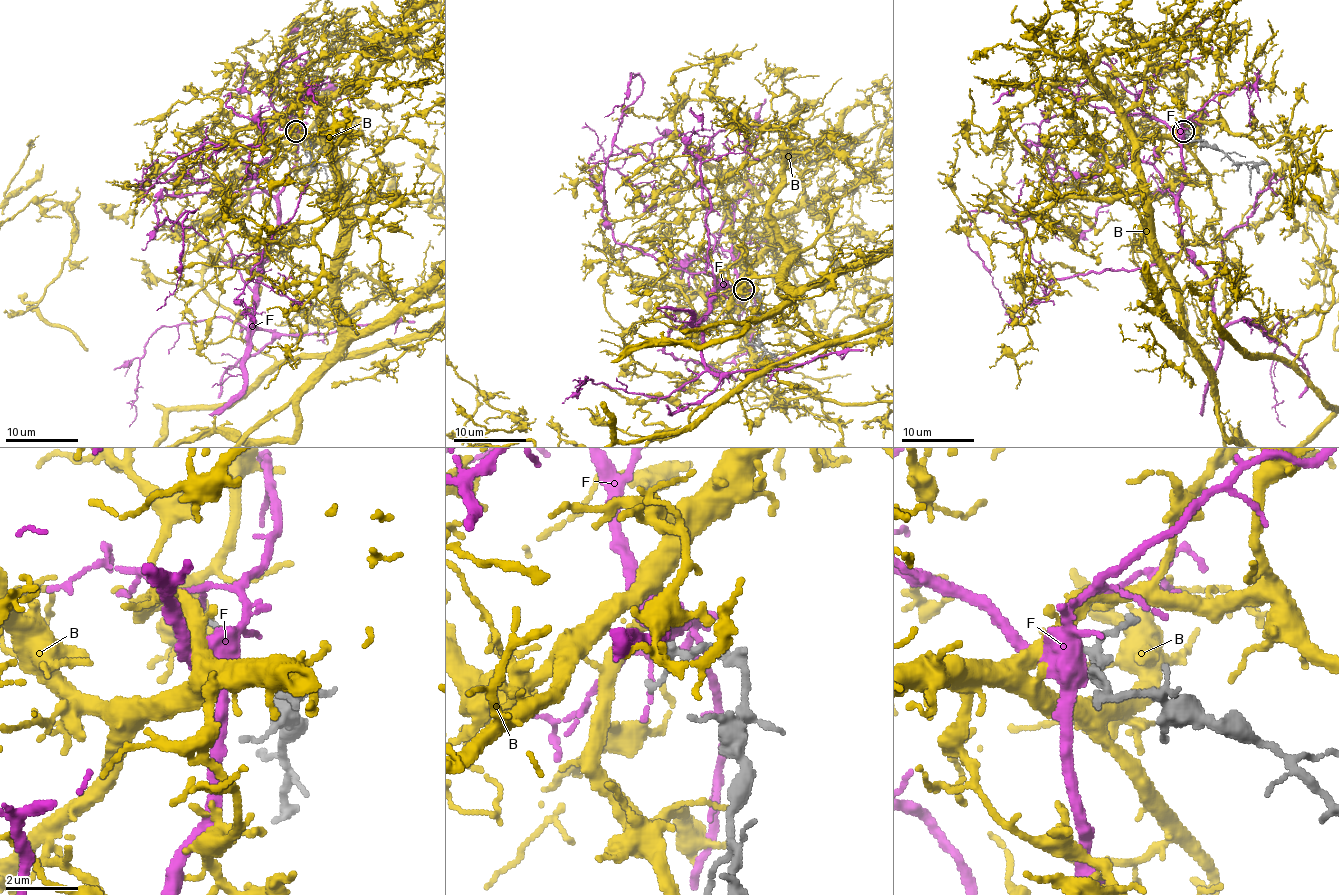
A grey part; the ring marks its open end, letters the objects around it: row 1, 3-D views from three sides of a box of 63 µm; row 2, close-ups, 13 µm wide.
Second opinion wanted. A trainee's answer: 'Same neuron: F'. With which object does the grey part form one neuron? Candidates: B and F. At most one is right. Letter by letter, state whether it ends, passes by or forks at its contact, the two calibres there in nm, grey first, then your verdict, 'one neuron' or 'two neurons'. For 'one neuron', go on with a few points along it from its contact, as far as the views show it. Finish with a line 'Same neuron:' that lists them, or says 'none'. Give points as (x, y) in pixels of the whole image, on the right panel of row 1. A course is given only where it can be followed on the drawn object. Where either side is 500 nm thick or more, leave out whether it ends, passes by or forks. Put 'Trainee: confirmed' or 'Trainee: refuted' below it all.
B: it forks | 170/260 nm | one neuron
F: 200/550 nm | two neurons
Same neuron: B
Trainee: refuted

